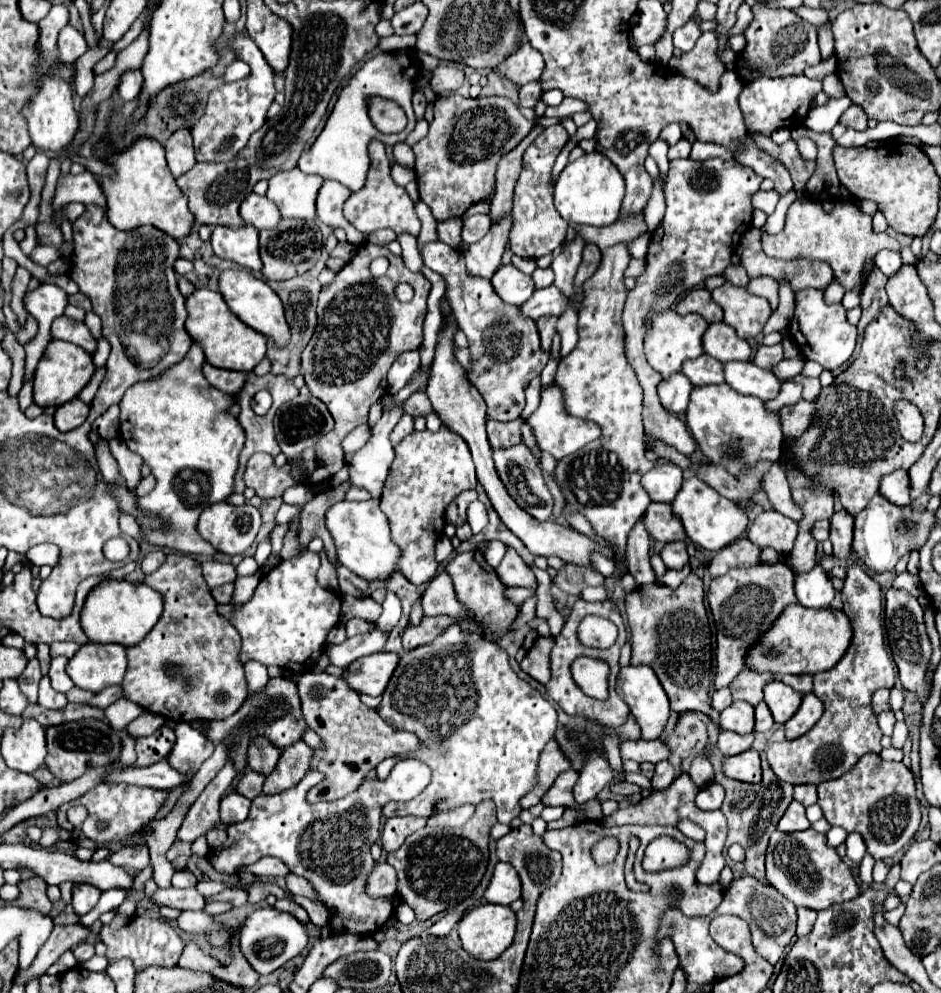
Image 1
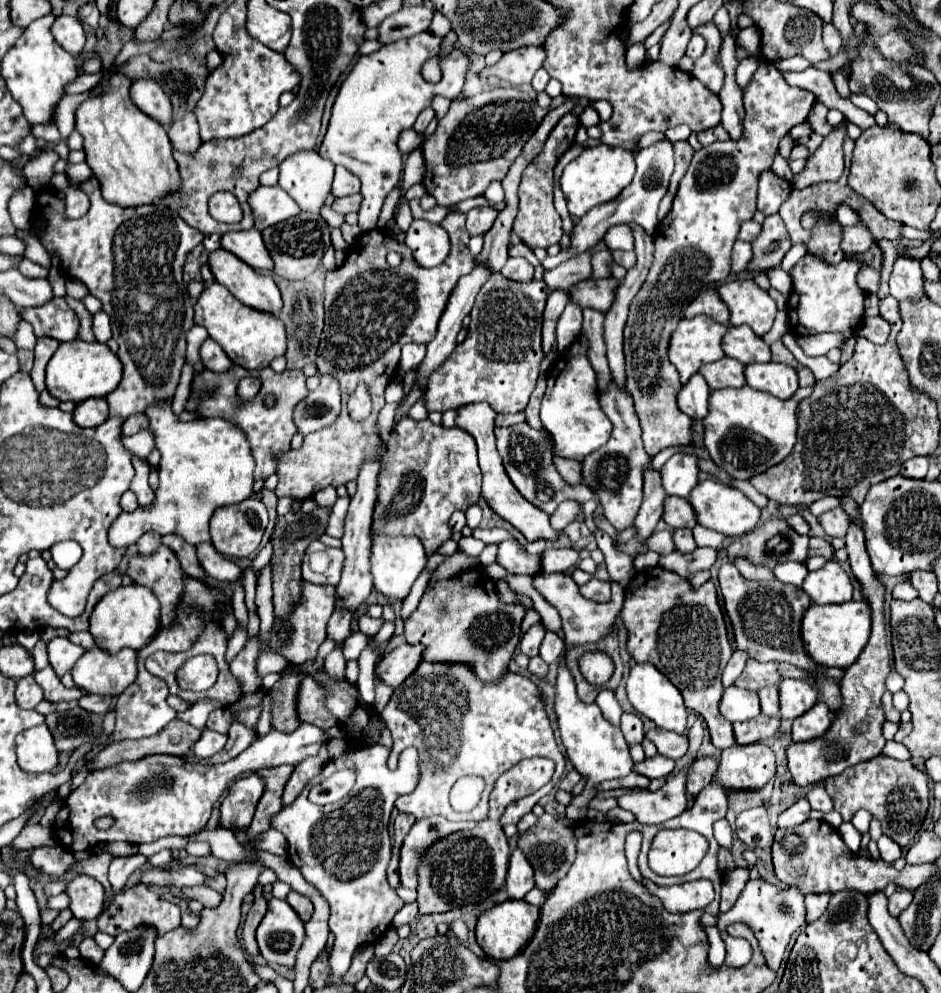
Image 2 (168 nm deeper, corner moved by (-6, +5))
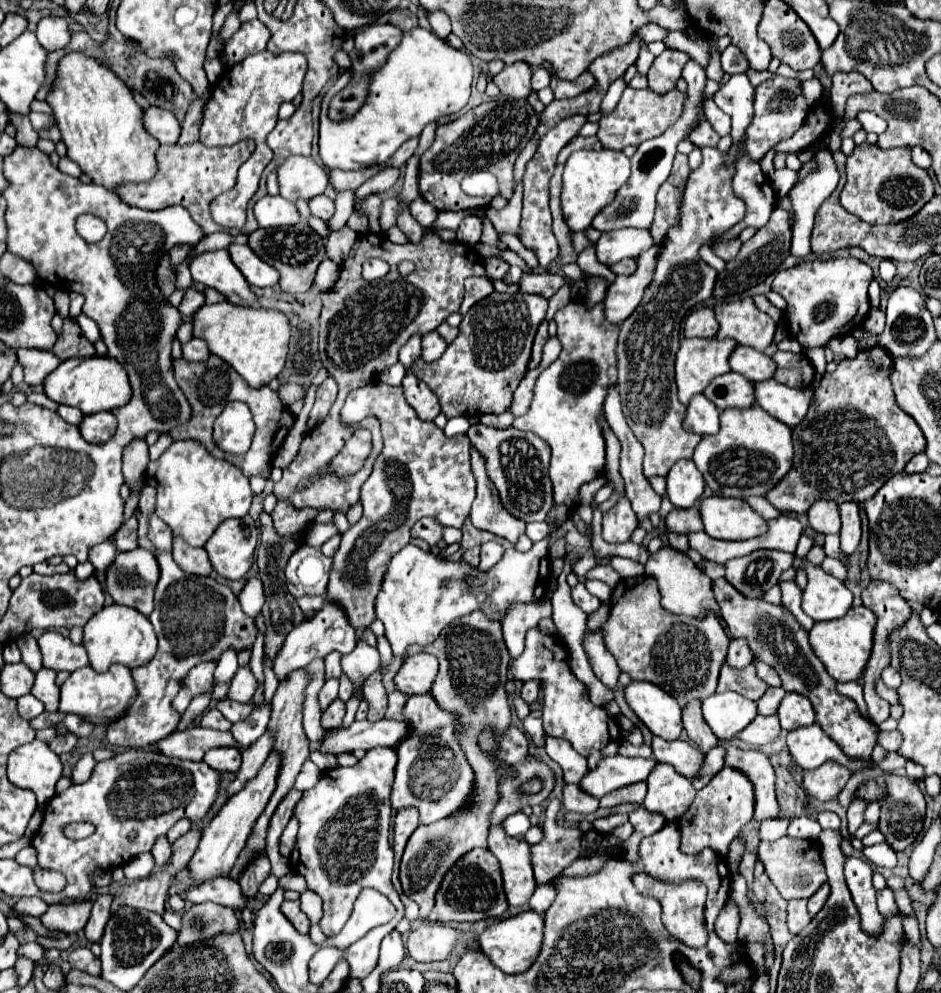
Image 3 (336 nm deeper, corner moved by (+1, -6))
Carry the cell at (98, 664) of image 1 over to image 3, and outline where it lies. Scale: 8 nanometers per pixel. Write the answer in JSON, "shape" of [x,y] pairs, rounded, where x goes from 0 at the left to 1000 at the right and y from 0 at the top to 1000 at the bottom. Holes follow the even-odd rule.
{"shape":[[[123,668],[113,678],[102,678],[98,672],[87,672],[74,678],[74,682],[64,692],[64,716],[66,718],[81,718],[100,730],[115,730],[123,722],[128,722],[136,710],[140,710],[145,702],[145,692],[138,682],[138,674]]]}

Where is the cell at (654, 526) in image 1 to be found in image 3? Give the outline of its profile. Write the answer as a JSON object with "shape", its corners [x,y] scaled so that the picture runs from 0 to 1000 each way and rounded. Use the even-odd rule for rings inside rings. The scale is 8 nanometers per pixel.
{"shape":[[[740,511],[735,513],[714,513],[708,519],[708,533],[718,537],[718,535],[746,535],[746,525],[744,525],[744,517]]]}

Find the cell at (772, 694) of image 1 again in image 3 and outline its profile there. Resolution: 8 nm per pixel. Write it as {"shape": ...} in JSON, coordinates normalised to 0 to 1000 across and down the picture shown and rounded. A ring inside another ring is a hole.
{"shape":[[[835,698],[829,712],[827,712],[827,724],[831,734],[844,736],[848,732],[857,732],[865,728],[865,714],[863,708],[848,698]]]}

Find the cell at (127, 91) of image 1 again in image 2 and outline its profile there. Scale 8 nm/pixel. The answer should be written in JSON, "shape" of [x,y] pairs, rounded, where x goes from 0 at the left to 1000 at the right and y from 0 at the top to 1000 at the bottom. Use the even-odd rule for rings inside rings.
{"shape":[[[143,81],[139,87],[139,99],[148,107],[148,111],[156,113],[169,125],[180,127],[184,107],[182,101],[175,97],[171,87],[165,81]]]}

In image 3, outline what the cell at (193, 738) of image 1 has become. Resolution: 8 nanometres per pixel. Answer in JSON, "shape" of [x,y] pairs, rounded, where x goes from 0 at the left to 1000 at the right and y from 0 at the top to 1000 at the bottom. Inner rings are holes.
{"shape":[[[230,752],[230,754],[221,754],[221,758],[217,758],[215,766],[230,776],[251,778],[255,774],[257,762],[251,752]]]}

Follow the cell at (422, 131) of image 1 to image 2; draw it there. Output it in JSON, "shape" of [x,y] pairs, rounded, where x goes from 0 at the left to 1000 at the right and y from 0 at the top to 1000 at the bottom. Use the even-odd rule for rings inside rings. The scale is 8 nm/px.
{"shape":[[[428,131],[428,135],[424,137],[424,153],[426,155],[435,155],[437,151],[441,151],[447,145],[450,137],[439,133],[439,131]]]}

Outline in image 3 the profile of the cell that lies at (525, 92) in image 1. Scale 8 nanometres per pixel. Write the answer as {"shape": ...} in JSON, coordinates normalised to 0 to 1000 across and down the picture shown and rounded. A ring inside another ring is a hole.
{"shape":[[[567,69],[565,74],[565,92],[574,92],[578,88],[582,88],[584,84],[584,76],[578,69]]]}

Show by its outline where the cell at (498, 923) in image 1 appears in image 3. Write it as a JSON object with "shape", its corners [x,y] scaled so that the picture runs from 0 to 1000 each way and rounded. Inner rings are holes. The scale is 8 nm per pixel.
{"shape":[[[567,917],[550,919],[546,923],[533,925],[523,930],[512,942],[510,942],[510,958],[521,964],[521,968],[533,976],[536,980],[553,980],[561,976],[561,972],[570,966],[570,960],[574,958],[574,948],[576,948],[576,932],[578,925],[576,921]]]}

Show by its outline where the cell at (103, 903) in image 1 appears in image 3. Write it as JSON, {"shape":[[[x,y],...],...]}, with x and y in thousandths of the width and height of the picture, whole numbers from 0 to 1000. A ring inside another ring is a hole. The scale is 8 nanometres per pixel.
{"shape":[[[26,950],[21,952],[19,962],[28,962],[34,968],[47,968],[47,954],[40,950]]]}

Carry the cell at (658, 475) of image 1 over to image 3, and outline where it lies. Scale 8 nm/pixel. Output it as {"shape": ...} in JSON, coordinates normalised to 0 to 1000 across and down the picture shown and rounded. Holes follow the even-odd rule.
{"shape":[[[721,464],[708,478],[708,498],[716,511],[735,511],[746,501],[748,482],[742,476],[738,464]]]}

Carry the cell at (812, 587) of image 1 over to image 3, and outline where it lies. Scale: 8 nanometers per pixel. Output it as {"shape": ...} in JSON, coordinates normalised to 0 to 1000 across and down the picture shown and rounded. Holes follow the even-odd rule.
{"shape":[[[854,569],[859,589],[852,595],[852,613],[865,625],[880,625],[897,621],[905,609],[905,595],[888,581],[876,577],[871,571]]]}

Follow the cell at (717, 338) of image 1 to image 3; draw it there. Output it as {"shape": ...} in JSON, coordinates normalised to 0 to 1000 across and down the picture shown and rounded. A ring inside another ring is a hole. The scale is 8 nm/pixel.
{"shape":[[[784,347],[776,358],[776,372],[791,378],[795,384],[812,384],[823,378],[825,366],[810,353]]]}

